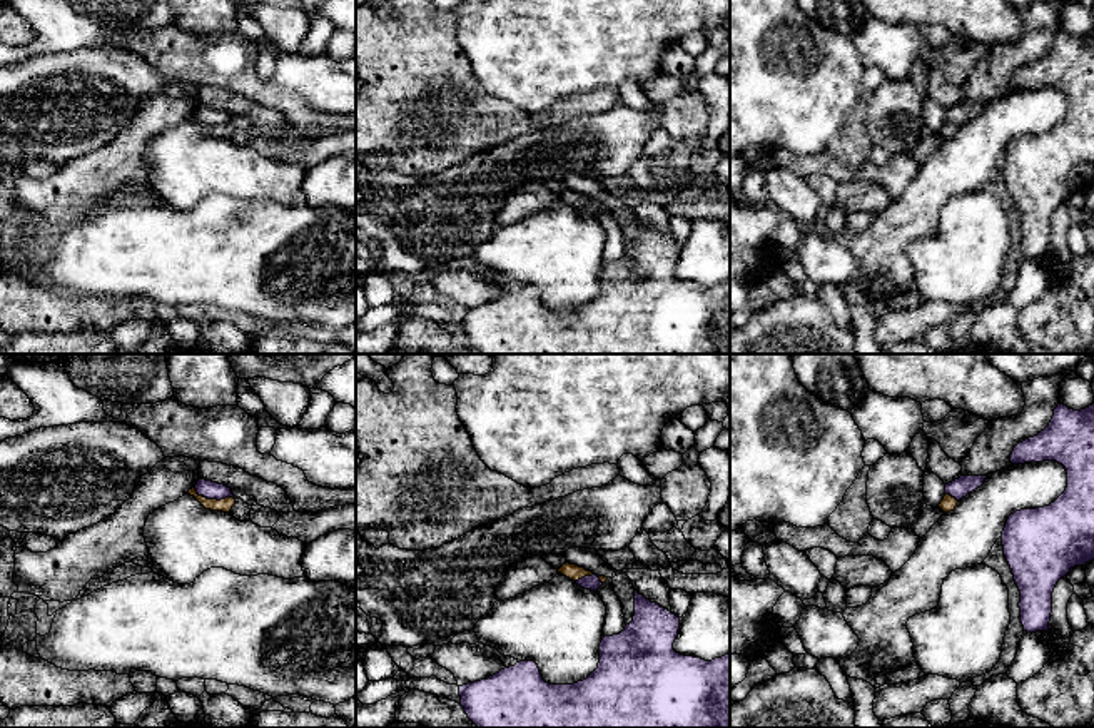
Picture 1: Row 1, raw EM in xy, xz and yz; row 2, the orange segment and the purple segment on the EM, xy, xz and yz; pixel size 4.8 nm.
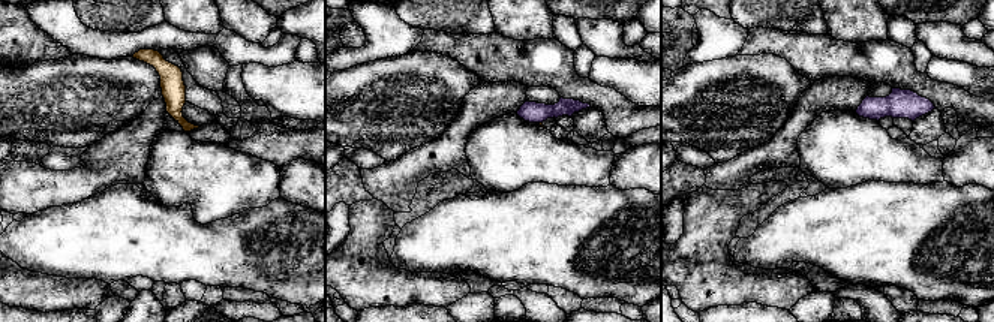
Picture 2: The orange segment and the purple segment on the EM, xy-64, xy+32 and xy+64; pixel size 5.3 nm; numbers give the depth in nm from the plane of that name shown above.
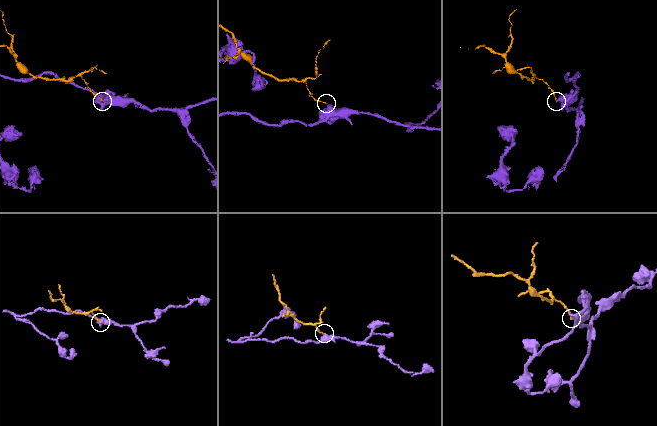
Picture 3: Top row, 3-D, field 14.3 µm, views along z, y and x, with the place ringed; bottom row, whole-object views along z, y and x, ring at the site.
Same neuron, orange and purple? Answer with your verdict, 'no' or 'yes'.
no

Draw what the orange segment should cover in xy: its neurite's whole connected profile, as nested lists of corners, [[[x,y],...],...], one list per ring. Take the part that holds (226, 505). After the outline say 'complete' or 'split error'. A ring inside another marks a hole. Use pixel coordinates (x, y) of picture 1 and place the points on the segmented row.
[[[195,488],[189,489],[190,496],[194,496],[205,509],[210,509],[210,511],[222,511],[222,513],[229,513],[232,509],[232,506],[236,504],[236,499],[234,498],[225,498],[225,499],[207,499],[204,496],[199,496]]] | complete

